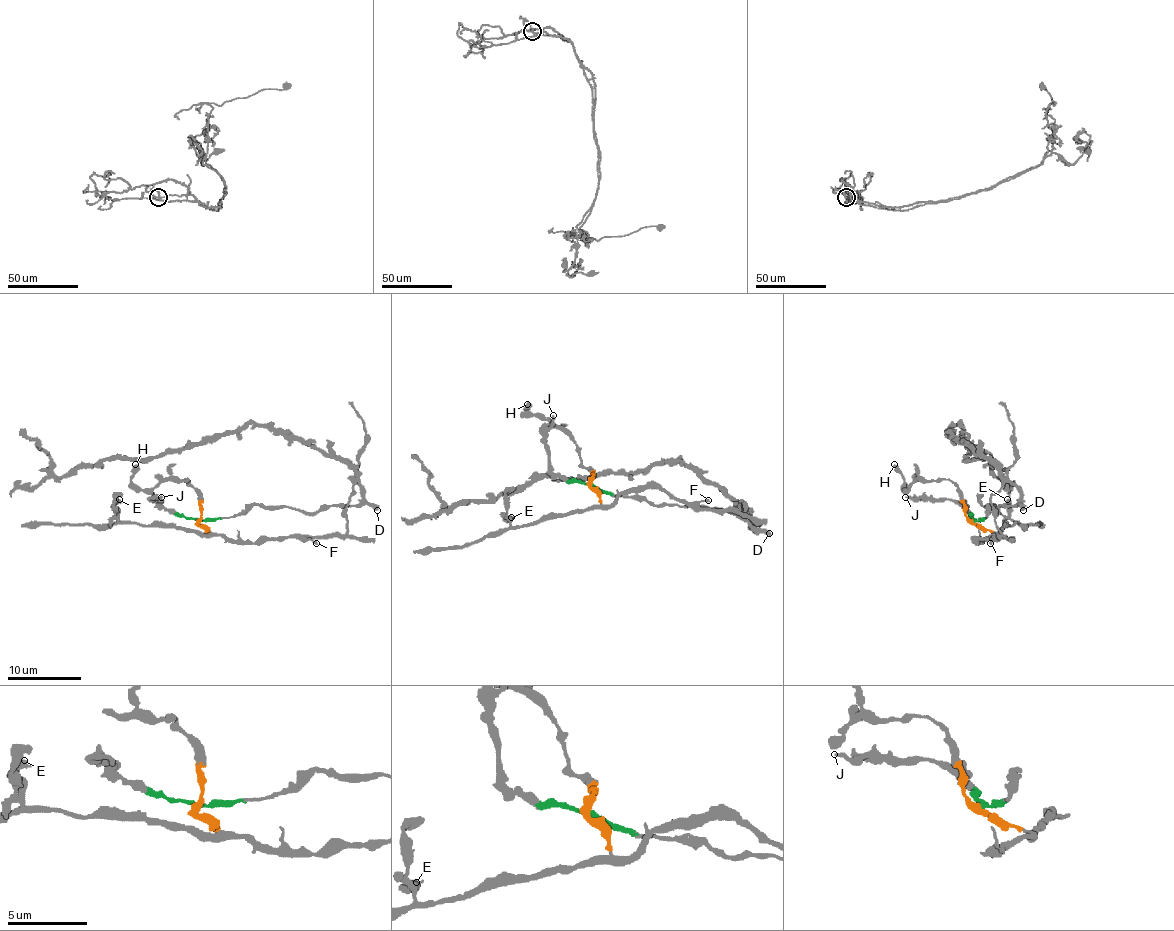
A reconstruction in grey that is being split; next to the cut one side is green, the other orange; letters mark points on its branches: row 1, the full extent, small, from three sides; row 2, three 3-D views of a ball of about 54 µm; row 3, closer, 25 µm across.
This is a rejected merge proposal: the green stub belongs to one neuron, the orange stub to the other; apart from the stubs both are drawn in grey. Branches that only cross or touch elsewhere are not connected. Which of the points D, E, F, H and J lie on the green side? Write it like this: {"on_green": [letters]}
{"on_green": ["D", "J"]}

